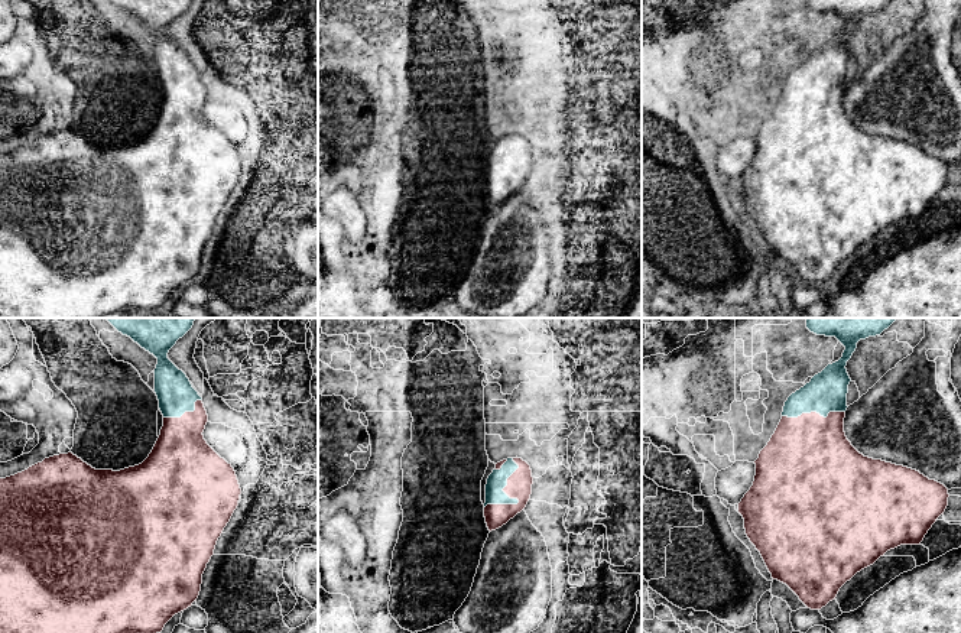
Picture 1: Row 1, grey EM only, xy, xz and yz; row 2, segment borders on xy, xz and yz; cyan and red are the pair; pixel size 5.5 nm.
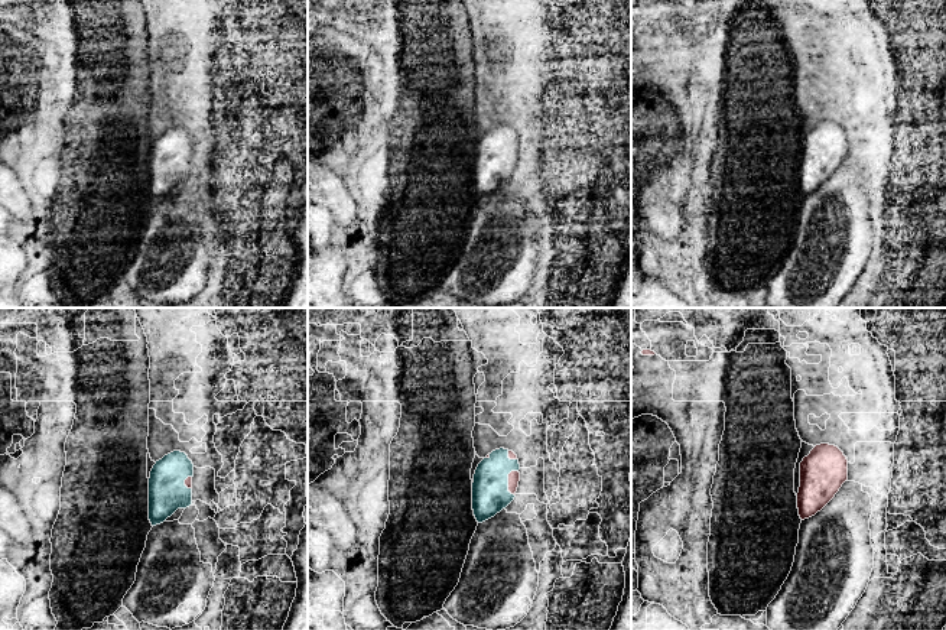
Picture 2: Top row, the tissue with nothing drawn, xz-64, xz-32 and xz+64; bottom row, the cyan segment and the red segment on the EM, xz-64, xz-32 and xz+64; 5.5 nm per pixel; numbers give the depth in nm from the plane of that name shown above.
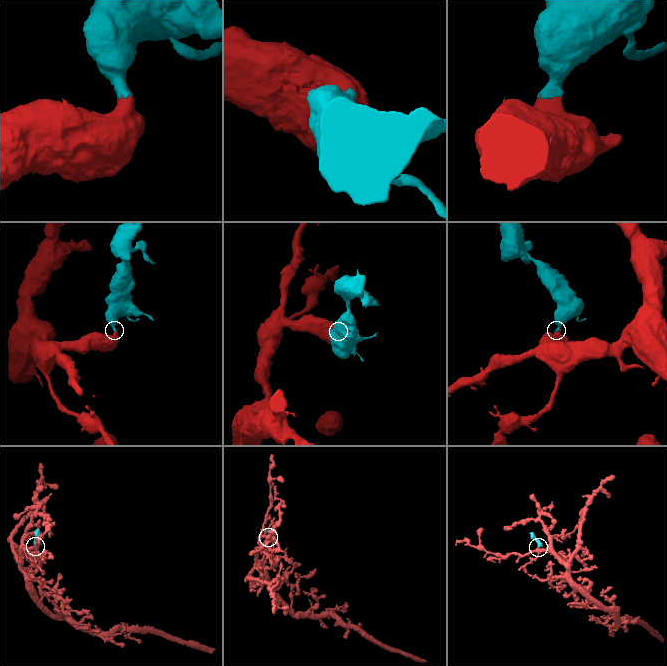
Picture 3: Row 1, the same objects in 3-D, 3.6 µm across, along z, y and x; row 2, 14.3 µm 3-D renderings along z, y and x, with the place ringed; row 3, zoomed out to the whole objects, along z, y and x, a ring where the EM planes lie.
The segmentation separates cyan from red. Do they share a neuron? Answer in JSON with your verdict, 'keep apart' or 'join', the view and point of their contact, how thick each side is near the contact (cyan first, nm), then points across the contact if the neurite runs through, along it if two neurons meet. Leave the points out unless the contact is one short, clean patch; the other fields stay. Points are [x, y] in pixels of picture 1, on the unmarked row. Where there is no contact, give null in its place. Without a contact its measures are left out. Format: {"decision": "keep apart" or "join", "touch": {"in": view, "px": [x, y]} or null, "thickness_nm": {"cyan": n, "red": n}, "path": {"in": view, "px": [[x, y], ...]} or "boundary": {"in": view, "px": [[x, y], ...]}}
{"decision": "join", "touch": {"in": "xz", "px": [512, 175]}, "thickness_nm": {"cyan": 110, "red": 140}, "path": {"in": "xz", "px": [[497, 156], [512, 175], [512, 168], [519, 161]]}}

